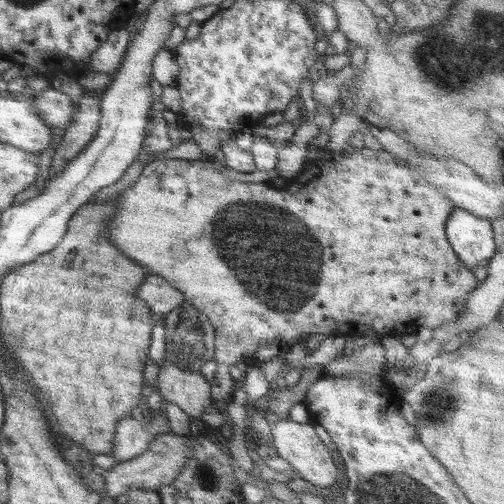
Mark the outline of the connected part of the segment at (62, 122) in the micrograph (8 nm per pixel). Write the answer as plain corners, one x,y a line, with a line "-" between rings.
54,88
36,92
32,105
48,126
58,128
66,127
77,109
77,103
68,94

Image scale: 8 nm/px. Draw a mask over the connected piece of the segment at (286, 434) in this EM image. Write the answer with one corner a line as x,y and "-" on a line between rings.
290,418
279,420
276,423
271,423
271,433
273,446
278,455
280,458
288,460
294,470
299,472
301,478
321,488
327,488
336,482
336,478
338,478
336,464
334,464
328,448
316,434
311,422
297,423

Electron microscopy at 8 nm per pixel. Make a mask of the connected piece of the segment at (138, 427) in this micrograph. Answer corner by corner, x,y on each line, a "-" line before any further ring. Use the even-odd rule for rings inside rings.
136,414
117,424
112,458
122,461
142,454
156,437
156,428
146,428
145,422

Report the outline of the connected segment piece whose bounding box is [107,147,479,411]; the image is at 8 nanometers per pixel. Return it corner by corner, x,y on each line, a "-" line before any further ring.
350,148
342,152
340,158
326,158
326,155
306,162
298,175
288,180
283,187
230,180
216,170
216,163
208,157
200,161
158,159
148,163
136,184
126,188
118,196
115,212
107,226
110,244
114,244
120,252
124,252
140,266
150,268
150,274
164,277
173,288
182,292
186,301
205,312
214,325
216,331
213,364
217,371
210,379
210,398
213,403
211,411
214,410
215,402
227,401
232,395
236,381
230,375
229,369
236,362
242,361
244,356
256,354
262,346
278,346
280,352
286,352
286,348
290,349
294,344
307,340
309,335
338,334
356,338
368,330
374,330
381,338
388,334
416,335
419,326
434,329
464,316
467,299
479,284
472,269
454,254
446,238
446,222
452,215
454,202
434,189
423,178
423,174
383,150

